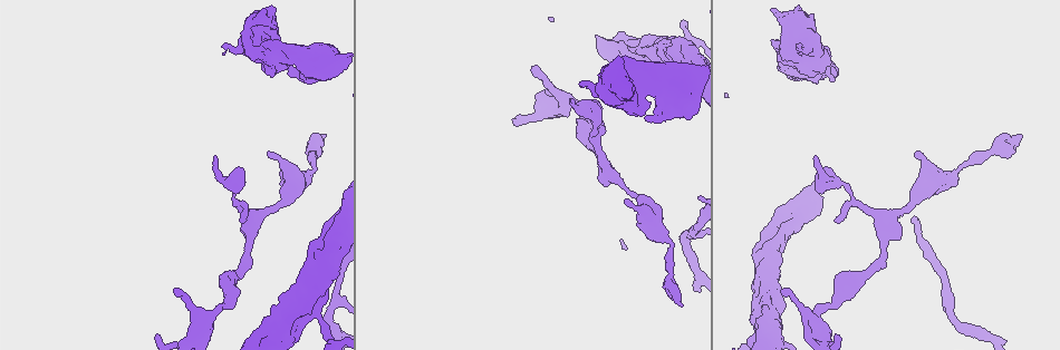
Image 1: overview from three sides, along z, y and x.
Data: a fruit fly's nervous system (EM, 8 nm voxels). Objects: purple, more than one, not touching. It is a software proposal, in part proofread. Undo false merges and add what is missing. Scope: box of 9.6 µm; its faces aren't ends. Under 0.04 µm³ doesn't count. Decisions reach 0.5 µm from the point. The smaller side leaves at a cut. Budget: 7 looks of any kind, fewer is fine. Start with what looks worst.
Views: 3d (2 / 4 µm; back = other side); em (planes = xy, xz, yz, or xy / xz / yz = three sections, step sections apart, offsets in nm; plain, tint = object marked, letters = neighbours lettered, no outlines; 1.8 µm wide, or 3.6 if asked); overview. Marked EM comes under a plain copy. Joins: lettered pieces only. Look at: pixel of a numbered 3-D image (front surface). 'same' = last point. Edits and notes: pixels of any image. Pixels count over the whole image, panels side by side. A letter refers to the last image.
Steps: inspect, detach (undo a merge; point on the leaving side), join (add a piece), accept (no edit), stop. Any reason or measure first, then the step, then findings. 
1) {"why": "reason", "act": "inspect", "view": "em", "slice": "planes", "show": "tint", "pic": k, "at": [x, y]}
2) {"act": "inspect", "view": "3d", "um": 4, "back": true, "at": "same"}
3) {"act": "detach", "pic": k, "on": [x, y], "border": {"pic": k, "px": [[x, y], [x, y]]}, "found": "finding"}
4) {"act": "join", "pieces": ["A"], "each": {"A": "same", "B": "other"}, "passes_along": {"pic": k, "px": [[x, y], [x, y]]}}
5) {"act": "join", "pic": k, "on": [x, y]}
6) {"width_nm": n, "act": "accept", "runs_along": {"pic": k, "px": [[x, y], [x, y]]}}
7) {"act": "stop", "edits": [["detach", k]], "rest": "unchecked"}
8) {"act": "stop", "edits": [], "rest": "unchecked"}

{"why": "end of a long branch", "act": "inspect", "view": "3d", "um": 2, "pic": 1, "at": [1021, 137]}

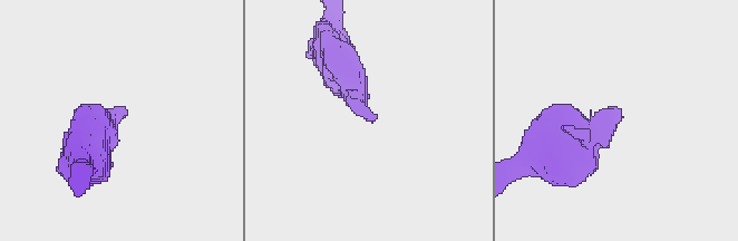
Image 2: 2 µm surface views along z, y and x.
{"act": "inspect", "view": "em", "slice": "xz", "step": 4, "show": "tint", "pic": 2, "at": [621, 108]}

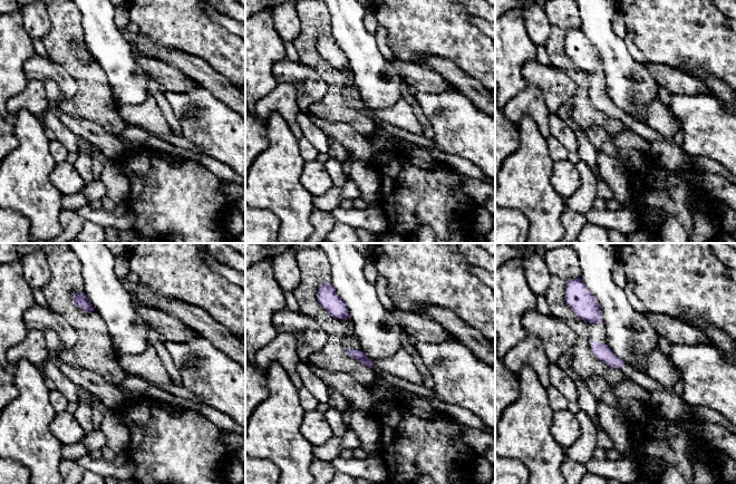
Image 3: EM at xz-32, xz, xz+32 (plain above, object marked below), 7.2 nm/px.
{"act": "inspect", "view": "em", "slice": "xy", "step": 4, "show": "letters", "at": "same"}

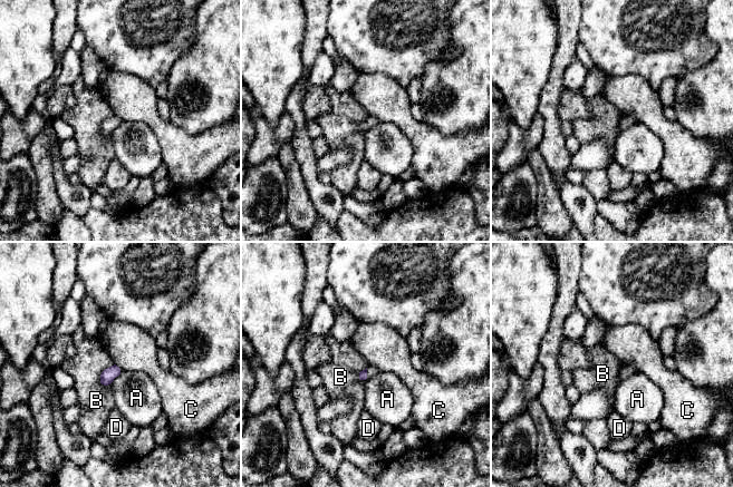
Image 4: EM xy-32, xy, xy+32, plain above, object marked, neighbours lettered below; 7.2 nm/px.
{"act": "accept", "each": {"A": "other", "B": "other", "C": "other", "D": "other"}, "found": "none of them fits"}

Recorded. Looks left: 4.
{"why": "an open end", "act": "inspect", "view": "em", "slice": "yz", "step": 16, "show": "letters", "pic": 1, "at": [815, 157]}

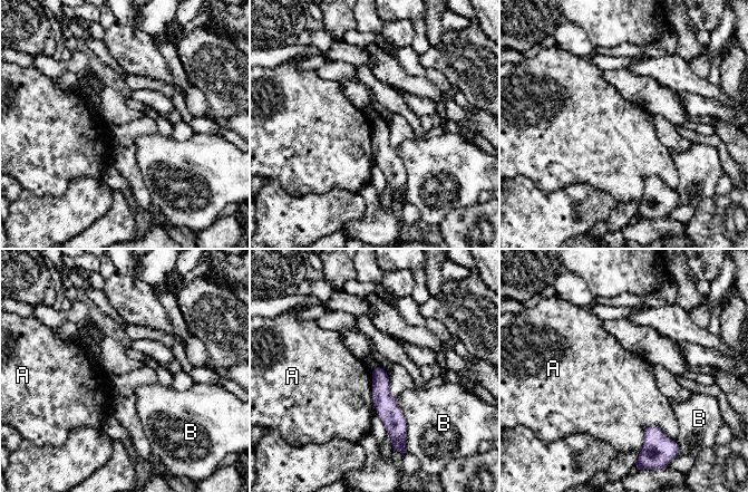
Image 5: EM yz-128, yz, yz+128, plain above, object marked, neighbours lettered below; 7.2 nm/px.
{"why": "another direction", "act": "inspect", "view": "em", "slice": "xz", "step": 8, "show": "letters", "at": "same"}

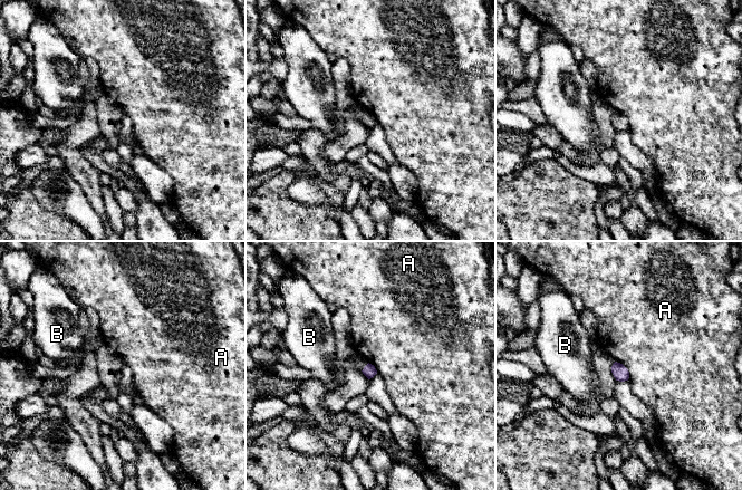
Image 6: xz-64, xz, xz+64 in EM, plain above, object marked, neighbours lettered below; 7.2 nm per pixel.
{"act": "accept", "each": {"A": "other", "B": "other"}, "found": "none of them fits"}

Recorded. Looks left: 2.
{"act": "stop", "edits": [], "rest": "unchecked"}

